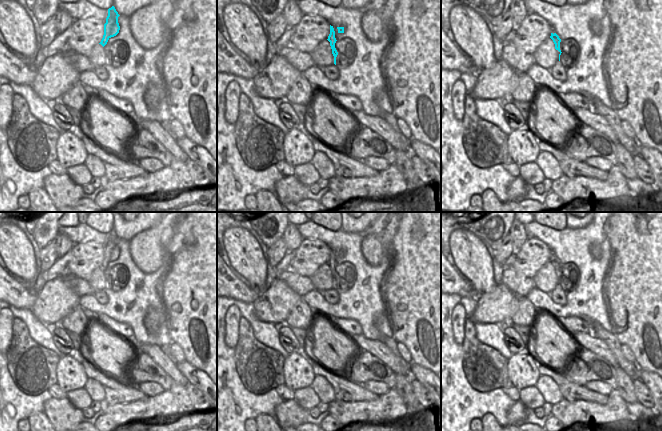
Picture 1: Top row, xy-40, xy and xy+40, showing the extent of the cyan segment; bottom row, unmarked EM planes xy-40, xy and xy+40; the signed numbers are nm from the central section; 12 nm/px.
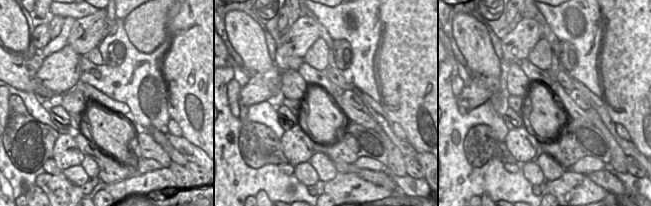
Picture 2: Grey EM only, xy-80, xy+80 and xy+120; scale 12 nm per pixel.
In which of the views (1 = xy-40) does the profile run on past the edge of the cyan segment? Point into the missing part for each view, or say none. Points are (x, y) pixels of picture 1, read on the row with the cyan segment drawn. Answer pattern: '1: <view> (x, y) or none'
1: none

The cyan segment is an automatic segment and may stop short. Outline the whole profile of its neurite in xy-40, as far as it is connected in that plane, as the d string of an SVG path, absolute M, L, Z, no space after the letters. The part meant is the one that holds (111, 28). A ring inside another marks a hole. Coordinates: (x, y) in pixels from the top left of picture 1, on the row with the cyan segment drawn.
M112 6L108 9L108 16L106 18L106 23L104 24L104 35L99 44L103 47L107 44L111 37L116 36L119 33L120 26L118 23L118 17L120 15L116 11L115 7Z

